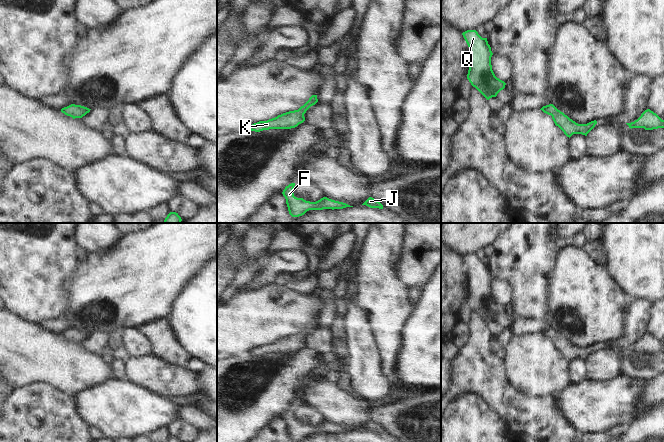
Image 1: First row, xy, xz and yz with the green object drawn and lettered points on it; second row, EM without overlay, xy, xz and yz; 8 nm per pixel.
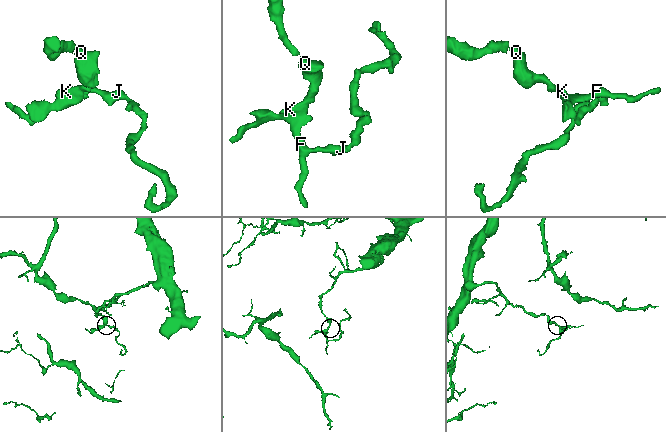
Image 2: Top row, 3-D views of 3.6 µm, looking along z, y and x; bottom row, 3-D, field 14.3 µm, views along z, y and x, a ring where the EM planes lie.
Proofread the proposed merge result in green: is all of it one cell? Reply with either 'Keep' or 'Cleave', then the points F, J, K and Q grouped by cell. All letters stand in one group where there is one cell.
Keep. Groups: F J K Q.

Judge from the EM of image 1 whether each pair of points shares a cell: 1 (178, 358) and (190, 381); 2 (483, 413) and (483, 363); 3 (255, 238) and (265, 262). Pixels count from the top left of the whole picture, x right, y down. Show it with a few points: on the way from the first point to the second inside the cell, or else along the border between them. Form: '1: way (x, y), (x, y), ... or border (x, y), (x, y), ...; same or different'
1: border (161, 359), (184, 367); different
2: border (463, 393), (478, 394), (499, 416); different
3: border (266, 249), (258, 254), (252, 264); different

